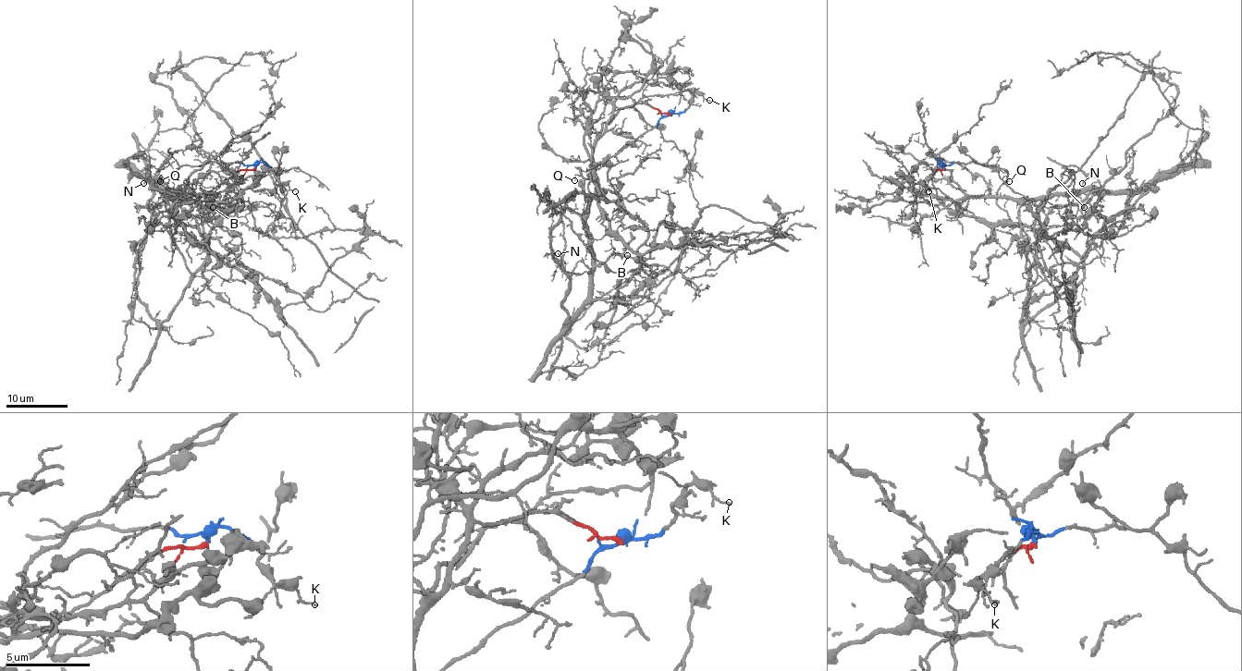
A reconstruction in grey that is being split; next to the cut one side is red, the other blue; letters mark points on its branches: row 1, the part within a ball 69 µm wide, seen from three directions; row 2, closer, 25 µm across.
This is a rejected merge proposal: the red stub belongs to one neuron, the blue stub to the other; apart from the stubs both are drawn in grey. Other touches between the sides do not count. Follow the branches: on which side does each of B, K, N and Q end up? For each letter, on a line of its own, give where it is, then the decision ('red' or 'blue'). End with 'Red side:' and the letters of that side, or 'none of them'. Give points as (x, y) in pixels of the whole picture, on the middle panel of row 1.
B: at (627, 255); red
K: at (709, 100); blue
N: at (558, 253); red
Q: at (574, 180); blue
Red side: B, N

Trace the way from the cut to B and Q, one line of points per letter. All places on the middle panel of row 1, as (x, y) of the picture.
B: (670, 114), (645, 103), (617, 108), (594, 148), (596, 198), (586, 236), (592, 261), (626, 254)
Q: (670, 114), (623, 145), (586, 179), (577, 175), (573, 180)

